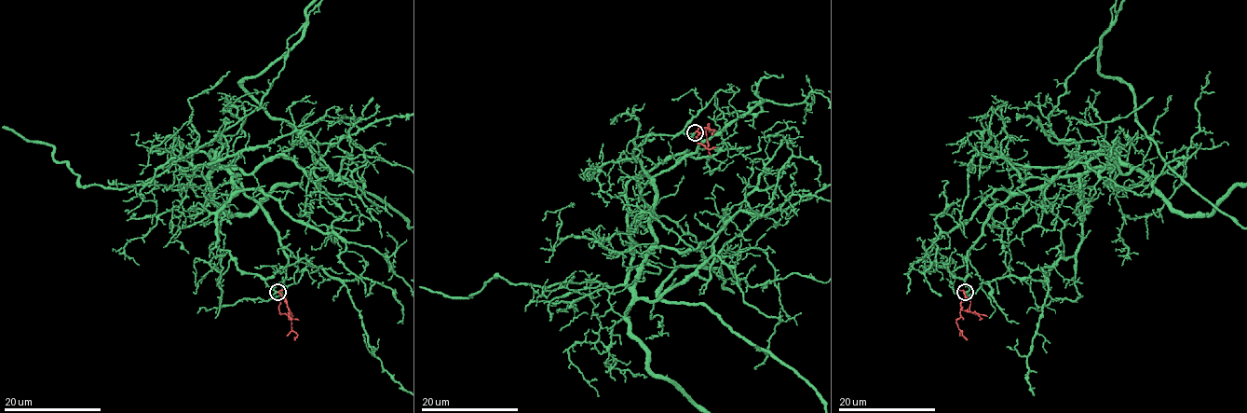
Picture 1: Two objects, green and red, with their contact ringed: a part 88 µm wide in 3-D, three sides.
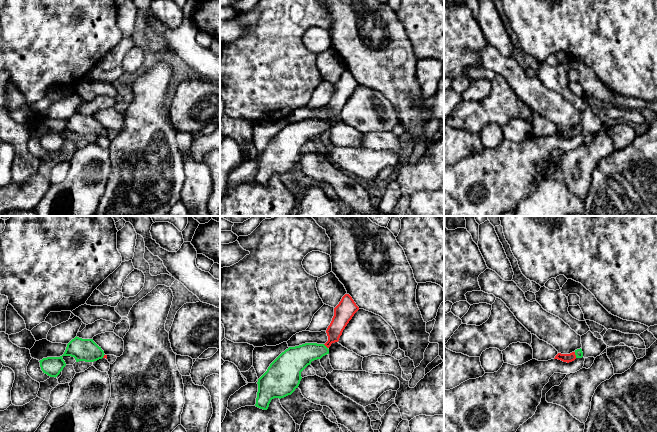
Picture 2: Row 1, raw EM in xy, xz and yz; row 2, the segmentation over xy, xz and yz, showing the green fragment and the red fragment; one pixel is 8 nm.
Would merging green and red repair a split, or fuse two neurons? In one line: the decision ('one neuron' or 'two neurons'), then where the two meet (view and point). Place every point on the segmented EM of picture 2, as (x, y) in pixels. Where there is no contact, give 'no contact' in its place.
one neuron; meets green in yz at (575, 354)

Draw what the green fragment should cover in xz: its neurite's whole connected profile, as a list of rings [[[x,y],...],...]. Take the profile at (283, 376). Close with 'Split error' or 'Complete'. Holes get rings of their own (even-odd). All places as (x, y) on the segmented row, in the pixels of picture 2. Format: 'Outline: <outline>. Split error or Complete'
Outline: [[[345,294],[334,308],[334,316],[326,330],[328,341],[325,344],[305,343],[282,352],[258,379],[255,406],[267,410],[272,399],[291,395],[300,384],[301,372],[312,361],[329,354],[328,348],[339,341],[343,330],[358,310],[352,297]]]. Split error

